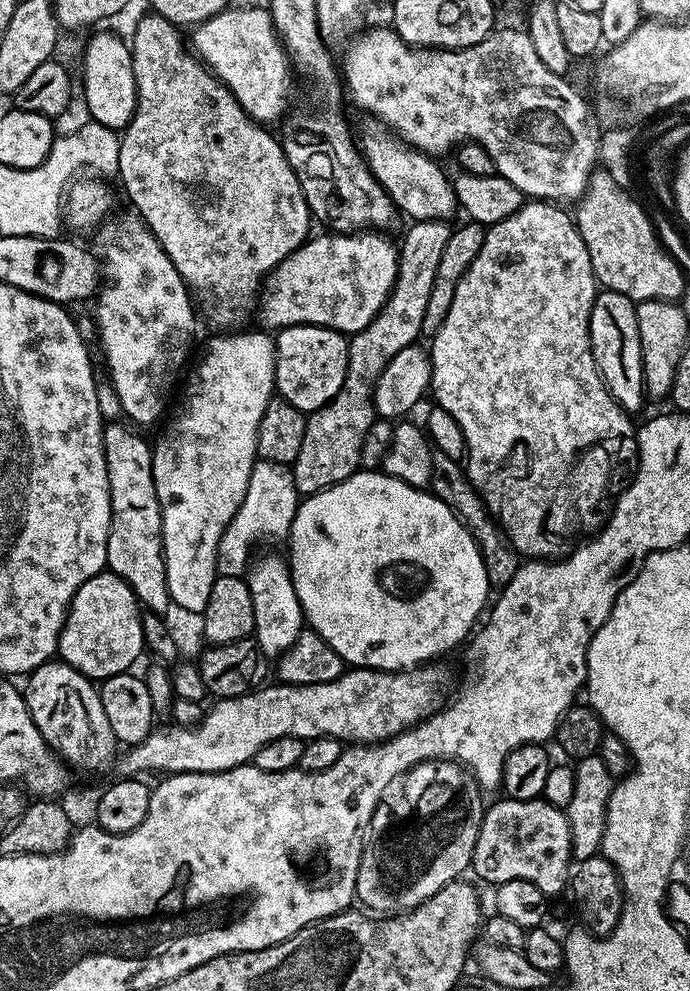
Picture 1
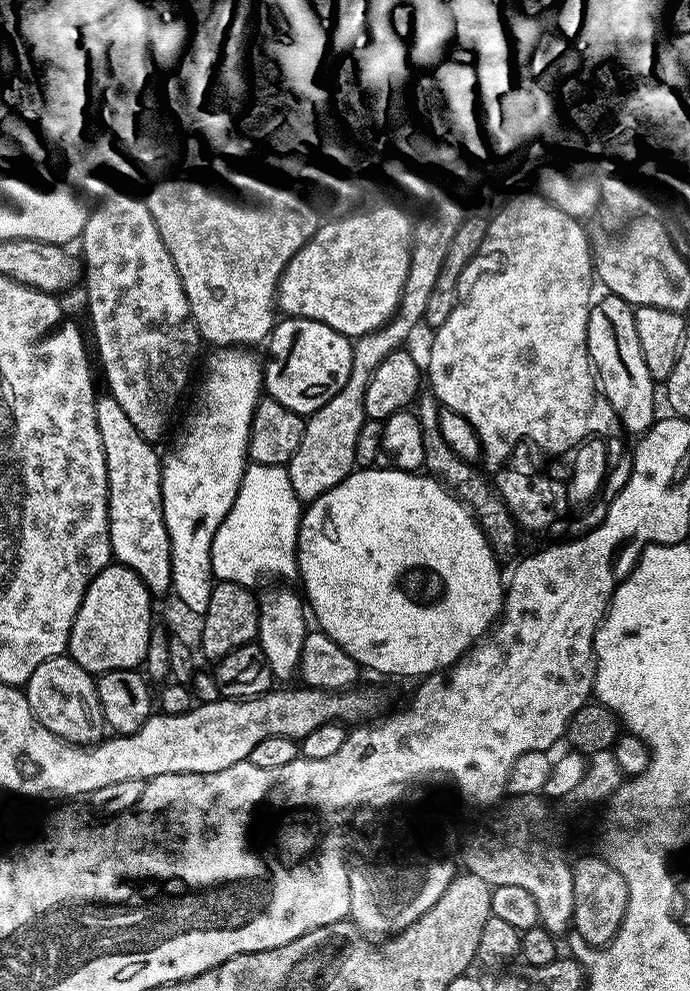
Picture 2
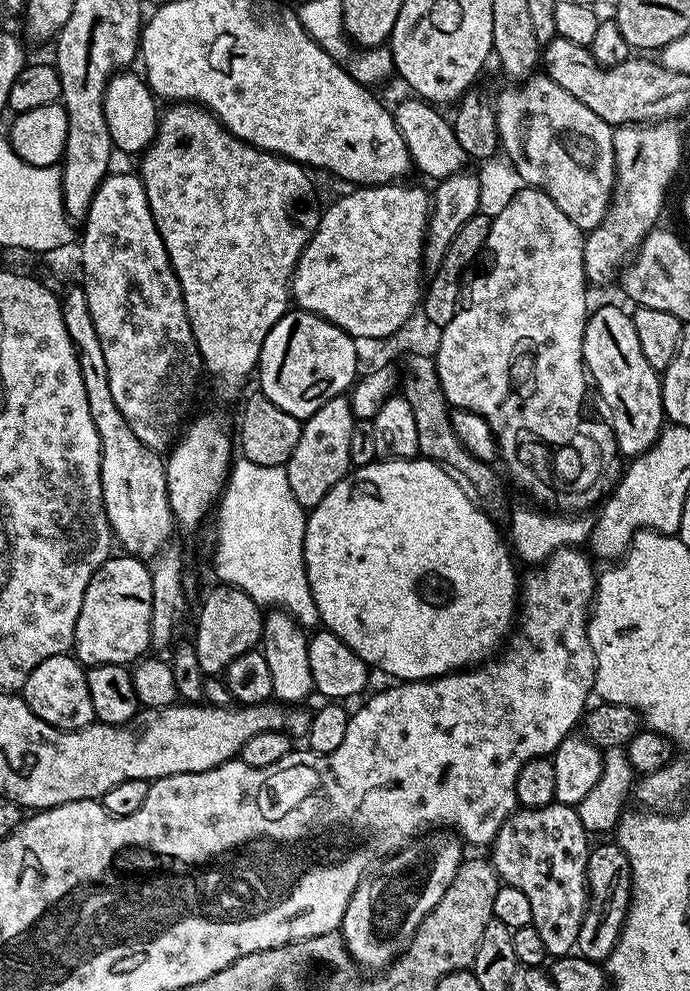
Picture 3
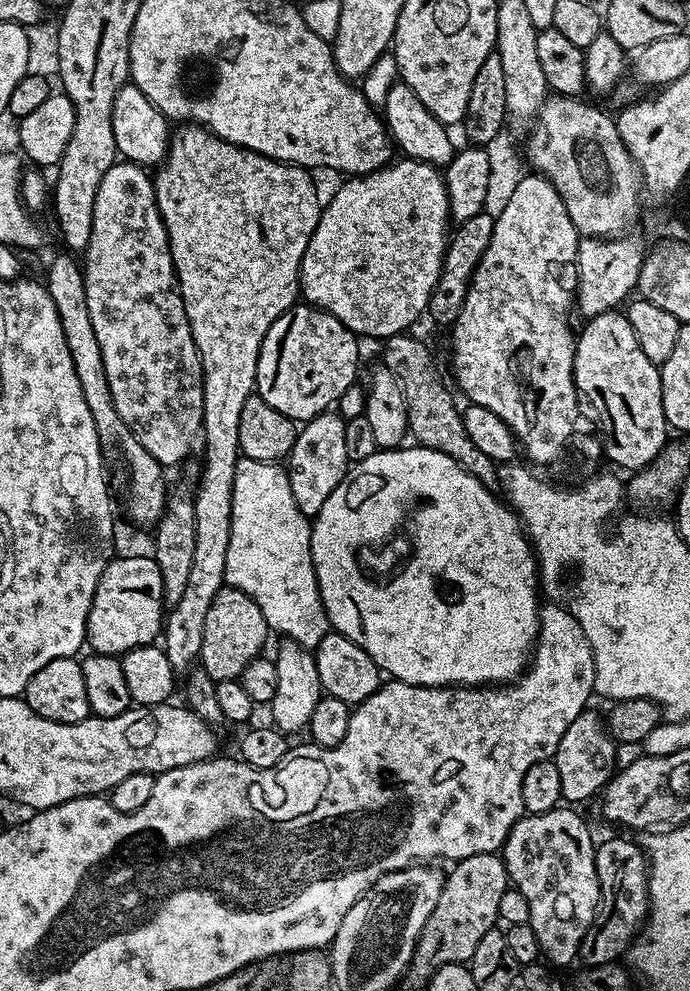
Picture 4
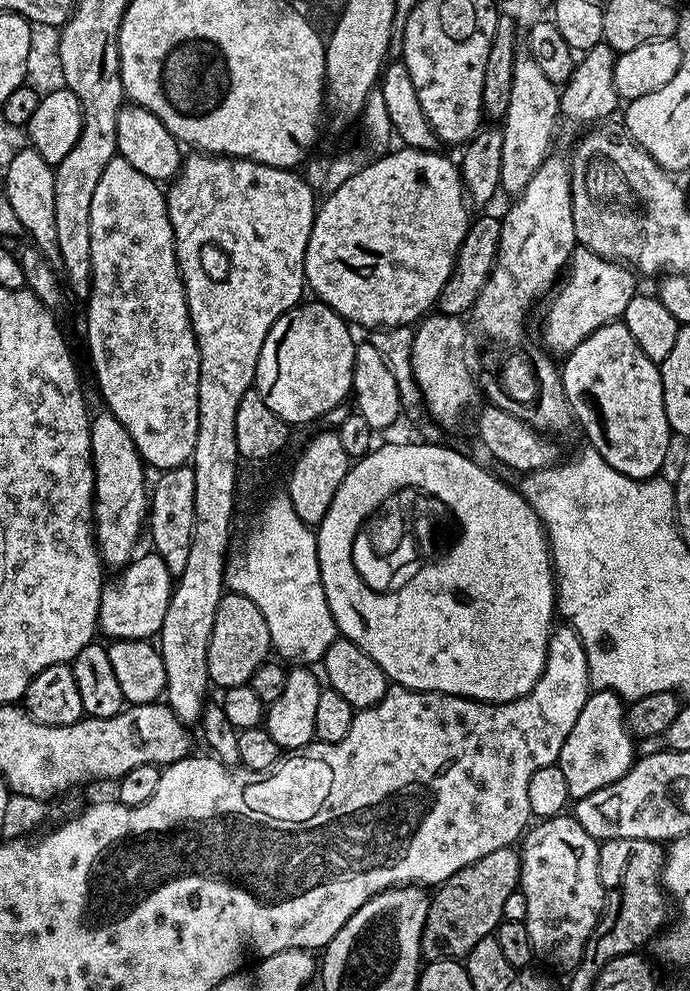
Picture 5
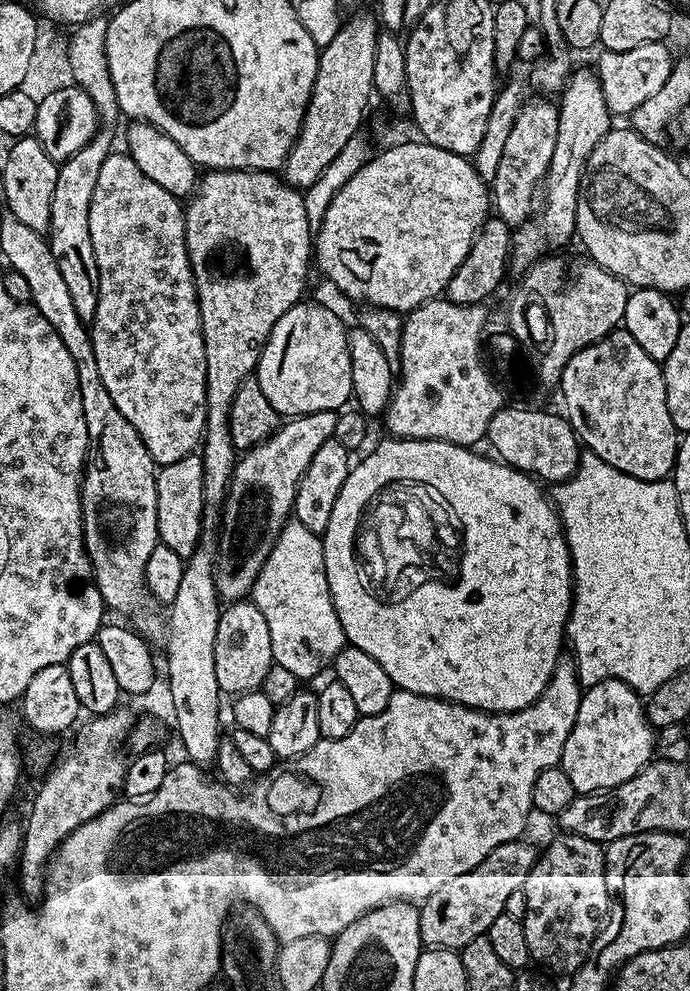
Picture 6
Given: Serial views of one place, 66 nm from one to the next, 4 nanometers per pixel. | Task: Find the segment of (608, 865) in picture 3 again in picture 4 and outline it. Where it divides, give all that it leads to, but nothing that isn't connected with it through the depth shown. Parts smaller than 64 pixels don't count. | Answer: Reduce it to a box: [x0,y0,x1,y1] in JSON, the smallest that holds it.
[579,836,648,968]

